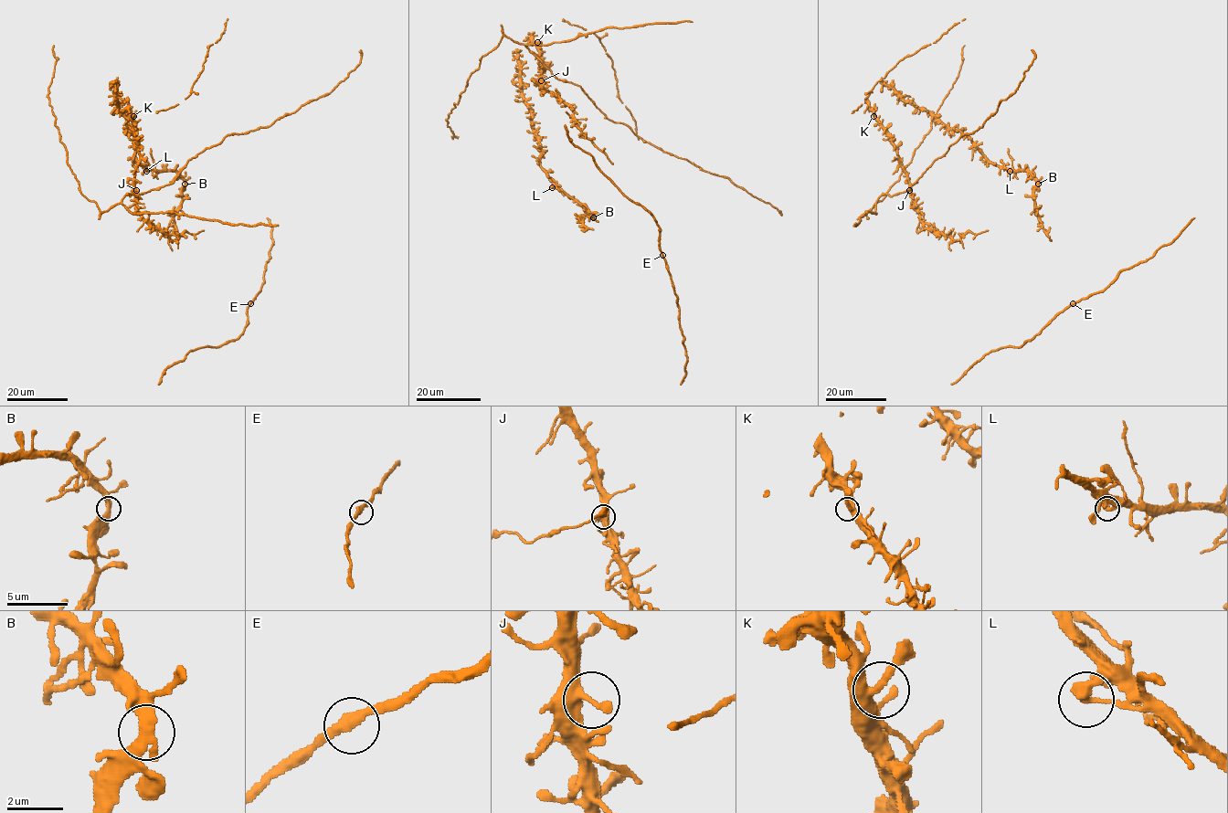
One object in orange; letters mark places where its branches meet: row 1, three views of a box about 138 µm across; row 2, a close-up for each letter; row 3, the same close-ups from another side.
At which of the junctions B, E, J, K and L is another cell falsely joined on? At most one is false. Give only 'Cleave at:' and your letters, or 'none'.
Cleave at: none

